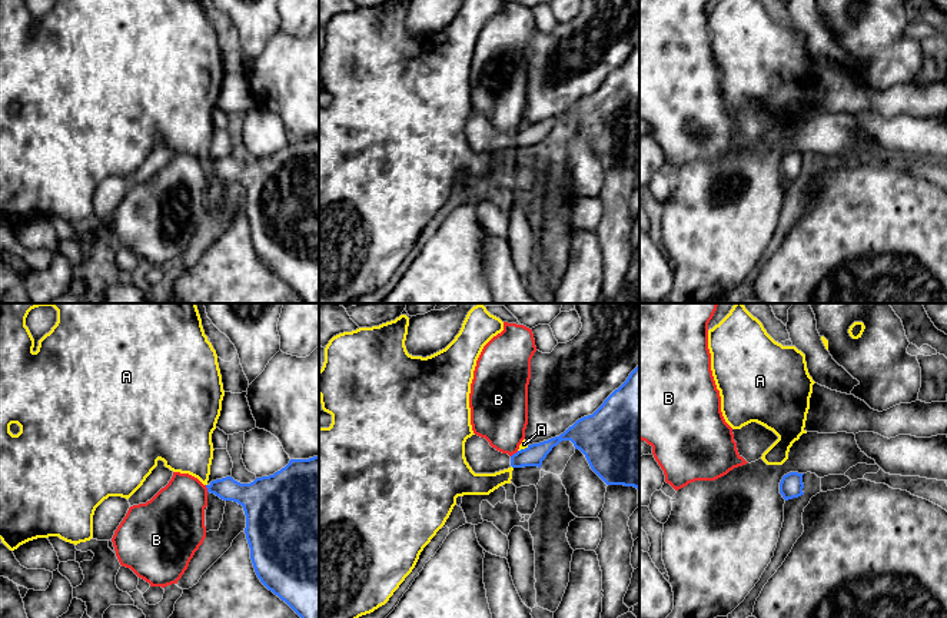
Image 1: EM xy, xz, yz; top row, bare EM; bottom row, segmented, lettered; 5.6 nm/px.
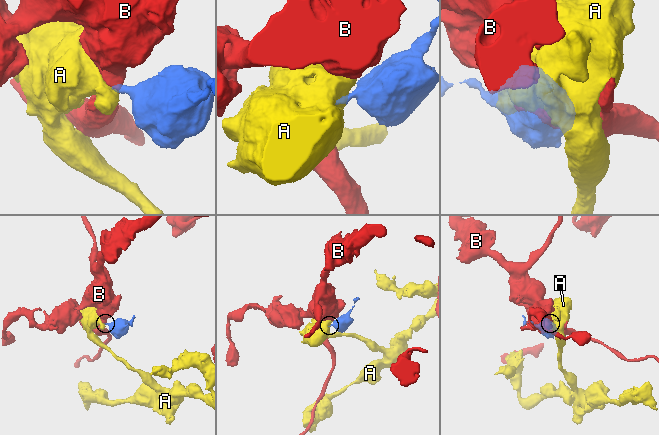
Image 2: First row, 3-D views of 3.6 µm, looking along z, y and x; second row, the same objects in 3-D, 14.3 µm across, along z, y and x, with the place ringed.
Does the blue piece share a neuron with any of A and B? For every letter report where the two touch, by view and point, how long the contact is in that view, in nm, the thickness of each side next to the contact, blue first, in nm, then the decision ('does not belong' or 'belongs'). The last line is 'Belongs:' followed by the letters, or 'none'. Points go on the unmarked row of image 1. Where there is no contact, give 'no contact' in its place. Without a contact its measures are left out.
A: xz (522, 129) | 70 nm | 120/40 nm | does not belong
B: xz (514, 133) | 60 nm | 120/320 nm | does not belong
Belongs: none

